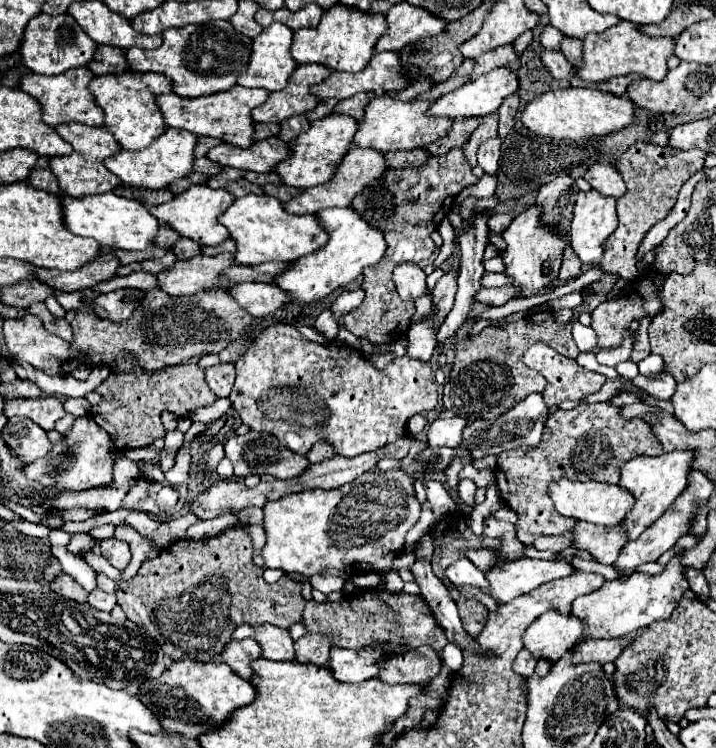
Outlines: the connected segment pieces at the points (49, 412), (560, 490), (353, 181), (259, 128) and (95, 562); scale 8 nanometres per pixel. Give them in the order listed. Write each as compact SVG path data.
M31 397L31 399L7 399L3 405L3 415L27 417L45 431L49 431L55 427L55 421L65 415L65 411L63 403L59 403L57 397Z
M565 477L549 485L549 497L555 503L559 515L573 517L577 521L587 521L593 525L619 525L635 503L631 493L619 489L619 485L597 483L597 481L579 483L579 481L569 481Z
M351 147L349 153L343 157L343 161L339 163L339 169L335 169L335 175L331 177L331 181L311 187L307 191L301 191L301 195L289 199L287 203L283 203L283 207L287 209L287 213L291 215L307 215L307 213L317 213L319 209L325 207L349 207L353 197L357 193L361 193L365 187L371 185L371 181L375 181L379 177L379 173L383 173L385 167L385 159L383 153L375 151L375 149L361 149L361 147Z
M255 123L253 127L255 127L253 141L261 141L263 137L271 137L279 133L279 125L273 125L273 123Z
M86 552L83 555L85 561L96 571L103 572L109 578L115 580L121 576L122 571L115 569L108 561L99 555L94 554L93 552Z

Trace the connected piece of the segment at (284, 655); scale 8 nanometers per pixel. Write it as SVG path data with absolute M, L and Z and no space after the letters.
M239 625L235 633L231 635L233 639L245 639L251 637L259 641L259 647L263 649L263 659L271 661L293 661L295 651L293 651L293 639L289 637L287 629L275 627L275 625Z

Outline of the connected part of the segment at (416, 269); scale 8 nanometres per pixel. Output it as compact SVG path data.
M411 261L397 265L395 271L393 271L395 289L397 289L397 293L403 301L415 301L417 297L421 297L427 289L425 279L427 277L425 277L423 269L417 263L411 263Z

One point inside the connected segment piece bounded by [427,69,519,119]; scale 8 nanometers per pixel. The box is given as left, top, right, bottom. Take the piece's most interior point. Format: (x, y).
(484, 95)

